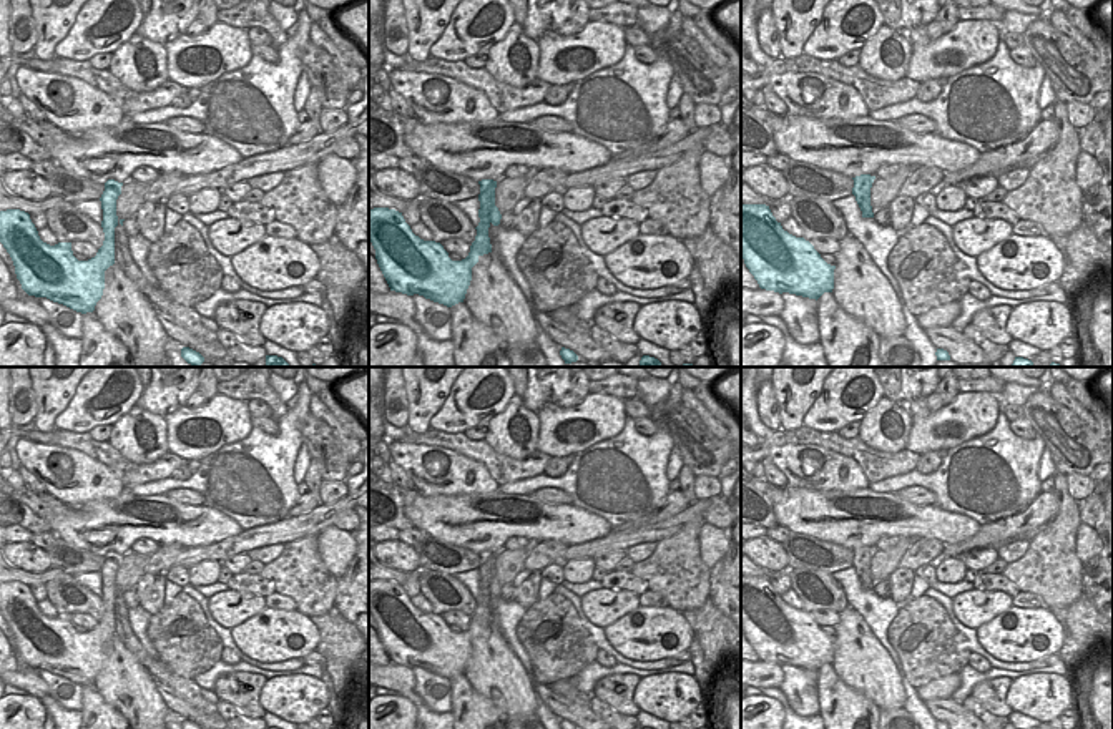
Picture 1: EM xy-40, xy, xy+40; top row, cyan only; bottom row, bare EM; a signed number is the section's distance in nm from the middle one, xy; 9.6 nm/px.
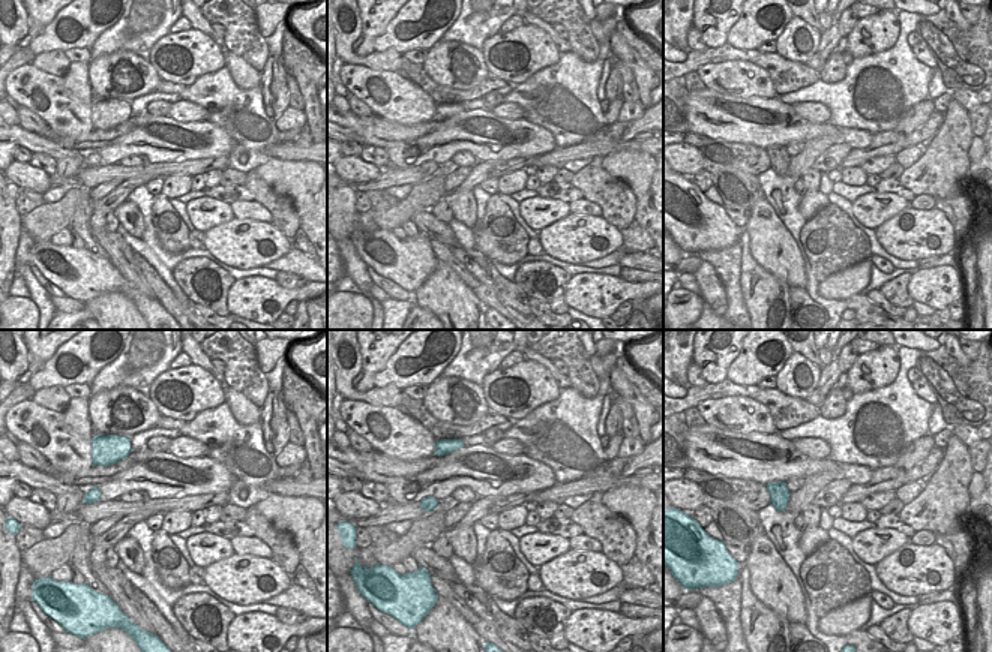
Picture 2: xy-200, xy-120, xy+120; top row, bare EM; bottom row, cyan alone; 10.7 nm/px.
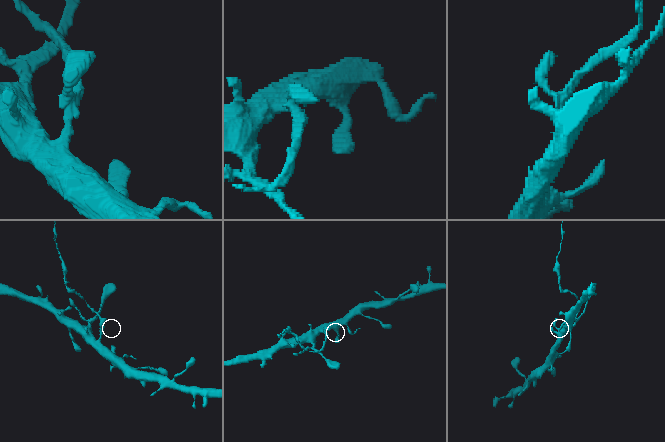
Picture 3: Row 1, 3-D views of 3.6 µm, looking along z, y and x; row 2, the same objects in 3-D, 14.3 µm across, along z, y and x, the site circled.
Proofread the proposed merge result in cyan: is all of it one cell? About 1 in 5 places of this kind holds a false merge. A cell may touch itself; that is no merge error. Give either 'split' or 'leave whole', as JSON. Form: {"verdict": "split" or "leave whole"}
{"verdict": "split"}

